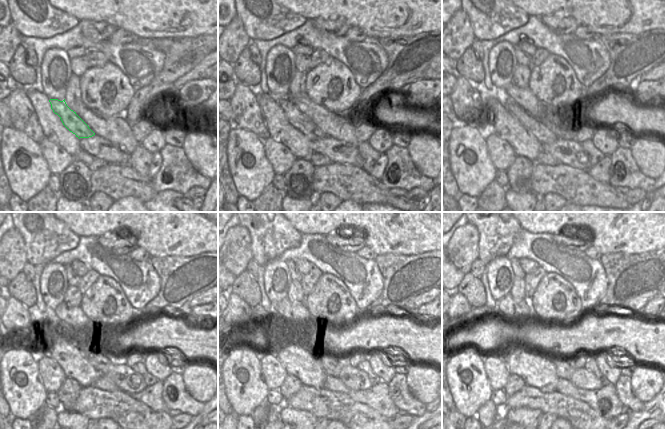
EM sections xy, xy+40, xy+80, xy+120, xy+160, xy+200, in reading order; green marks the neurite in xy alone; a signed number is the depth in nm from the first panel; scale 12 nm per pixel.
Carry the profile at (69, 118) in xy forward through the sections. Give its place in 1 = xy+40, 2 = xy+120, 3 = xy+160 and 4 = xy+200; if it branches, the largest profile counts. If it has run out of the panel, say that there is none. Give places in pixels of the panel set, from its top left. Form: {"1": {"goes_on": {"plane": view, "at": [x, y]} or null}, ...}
{"1": {"goes_on": {"plane": "xy+40", "at": [295, 117]}}, "2": {"goes_on": {"plane": "xy+120", "at": [102, 362]}}, "3": {"goes_on": {"plane": "xy+160", "at": [331, 365]}}, "4": {"goes_on": {"plane": "xy+200", "at": [563, 369]}}}

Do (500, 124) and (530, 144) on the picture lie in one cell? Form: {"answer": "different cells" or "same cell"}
{"answer": "same cell"}

